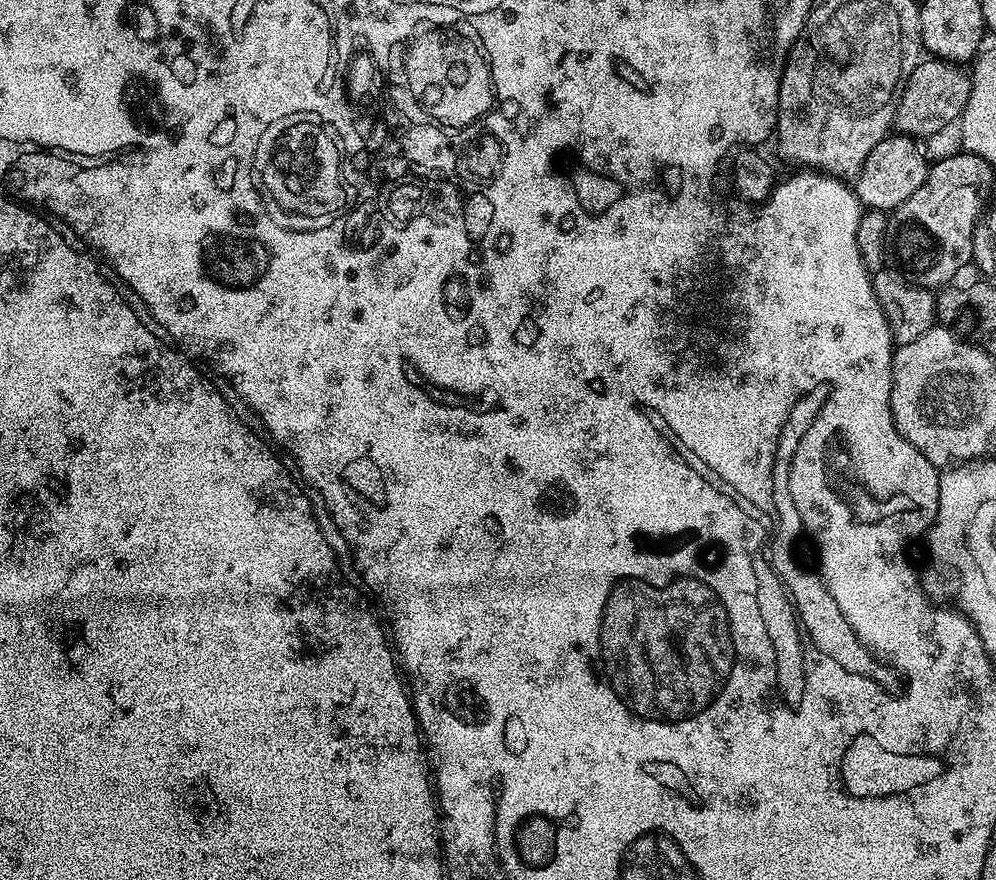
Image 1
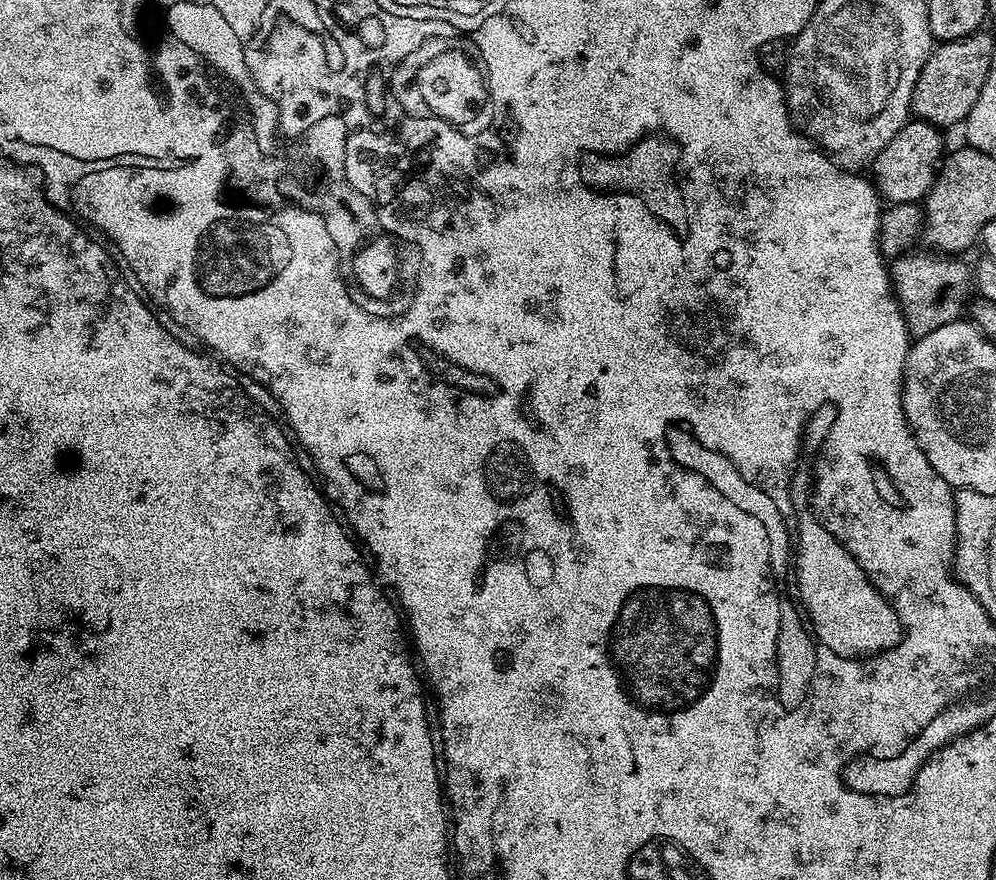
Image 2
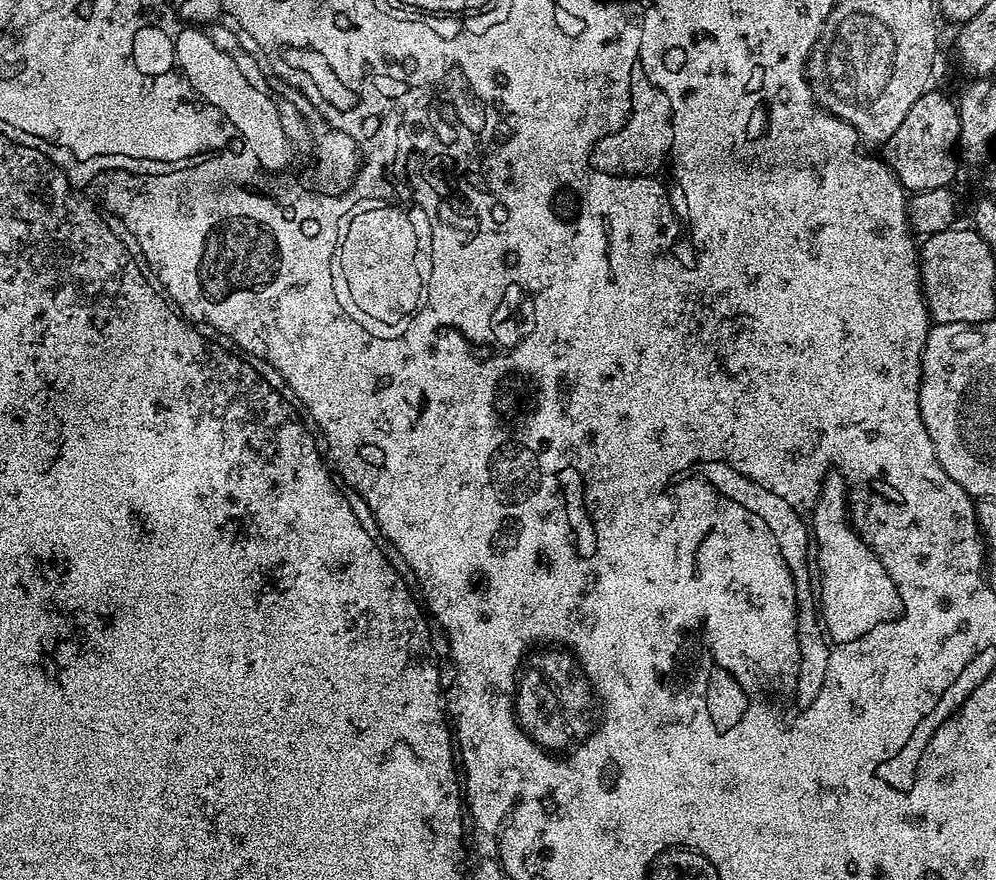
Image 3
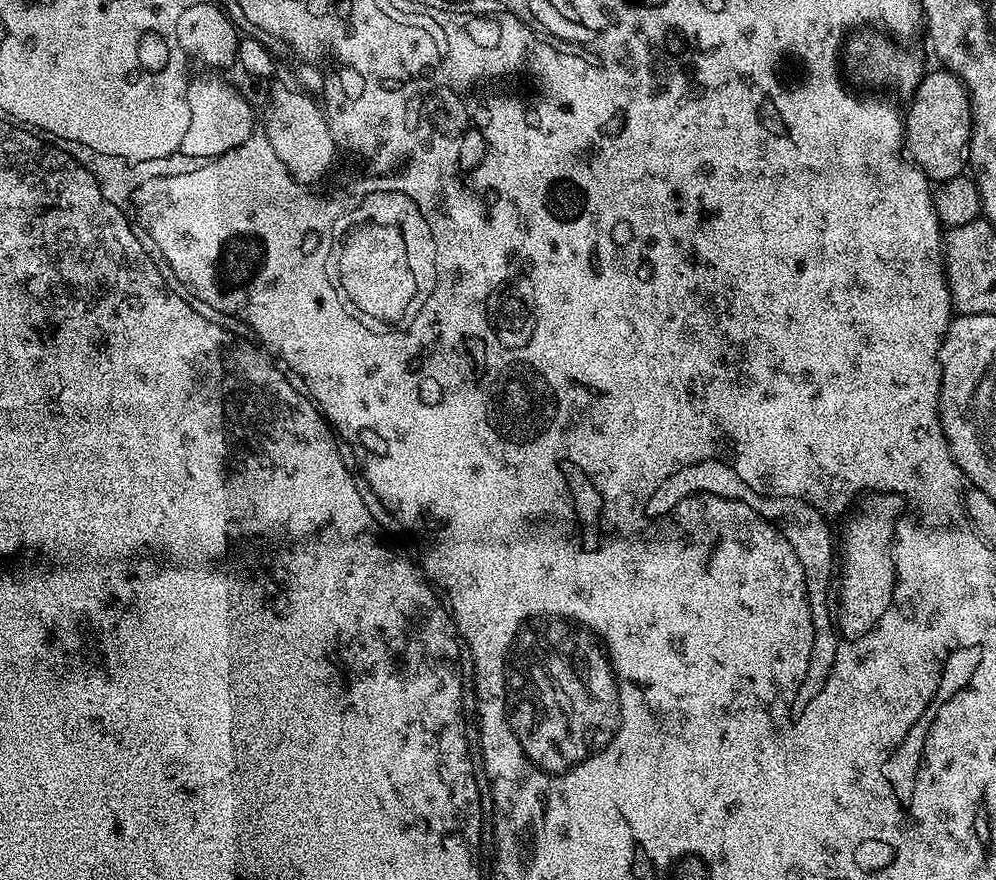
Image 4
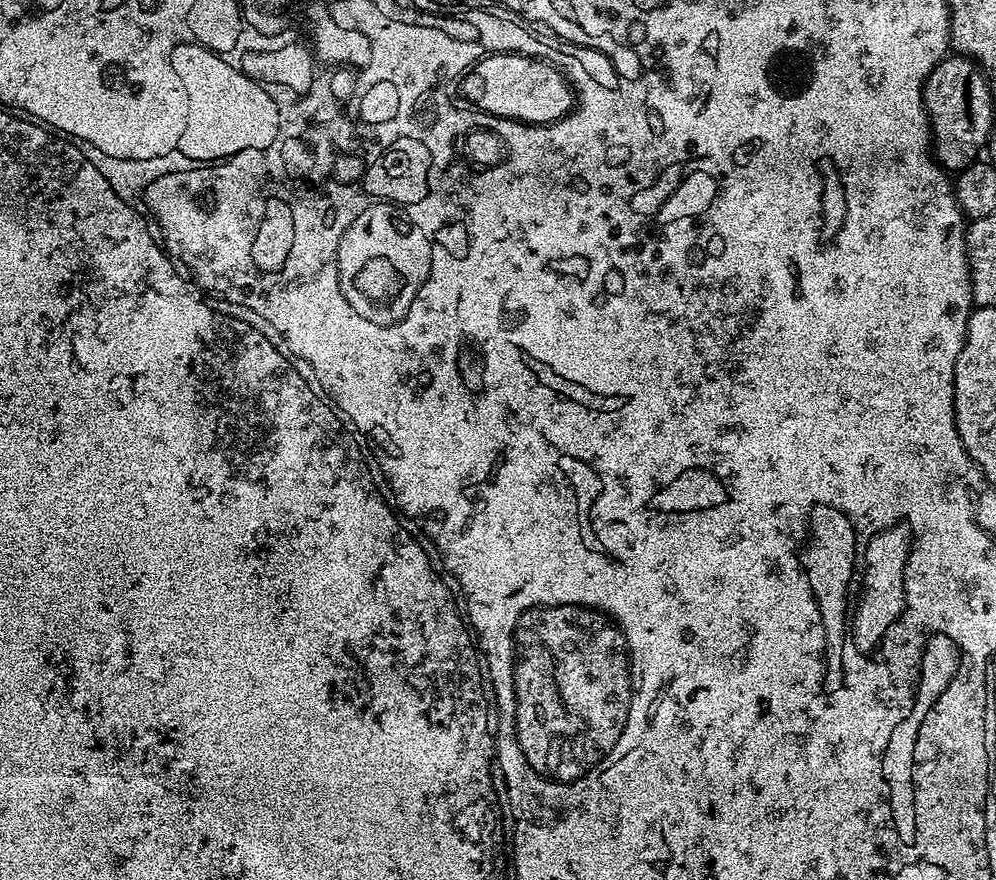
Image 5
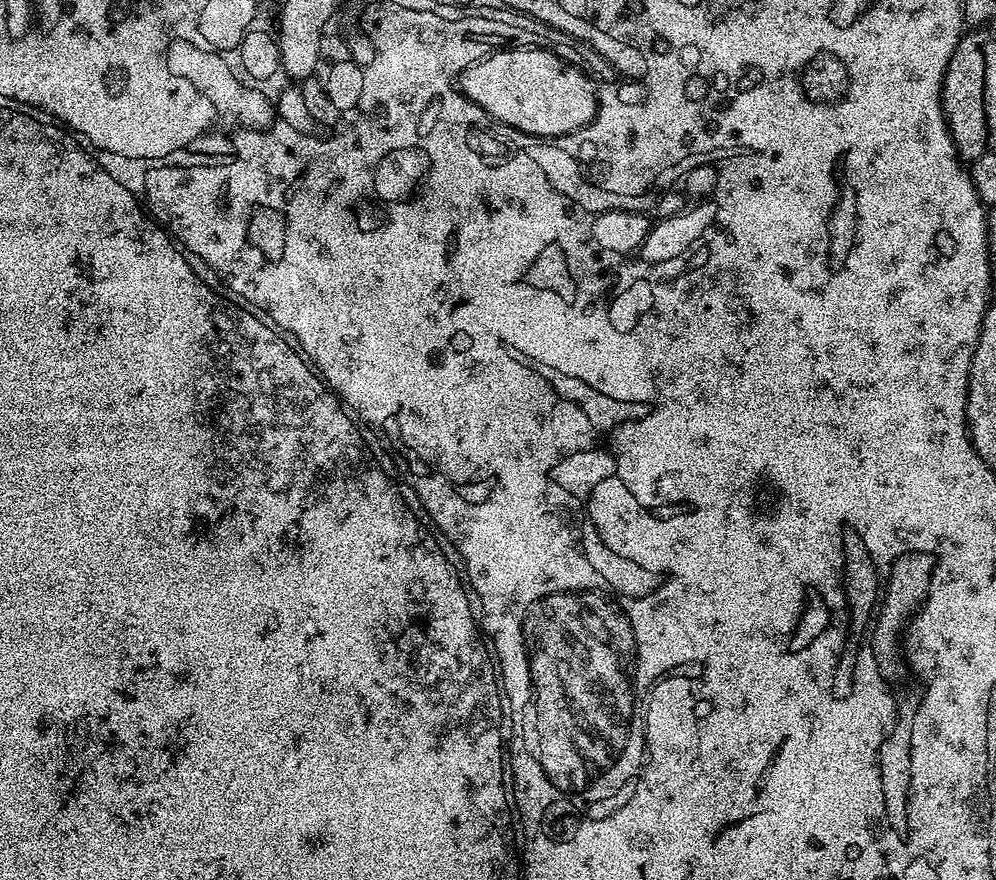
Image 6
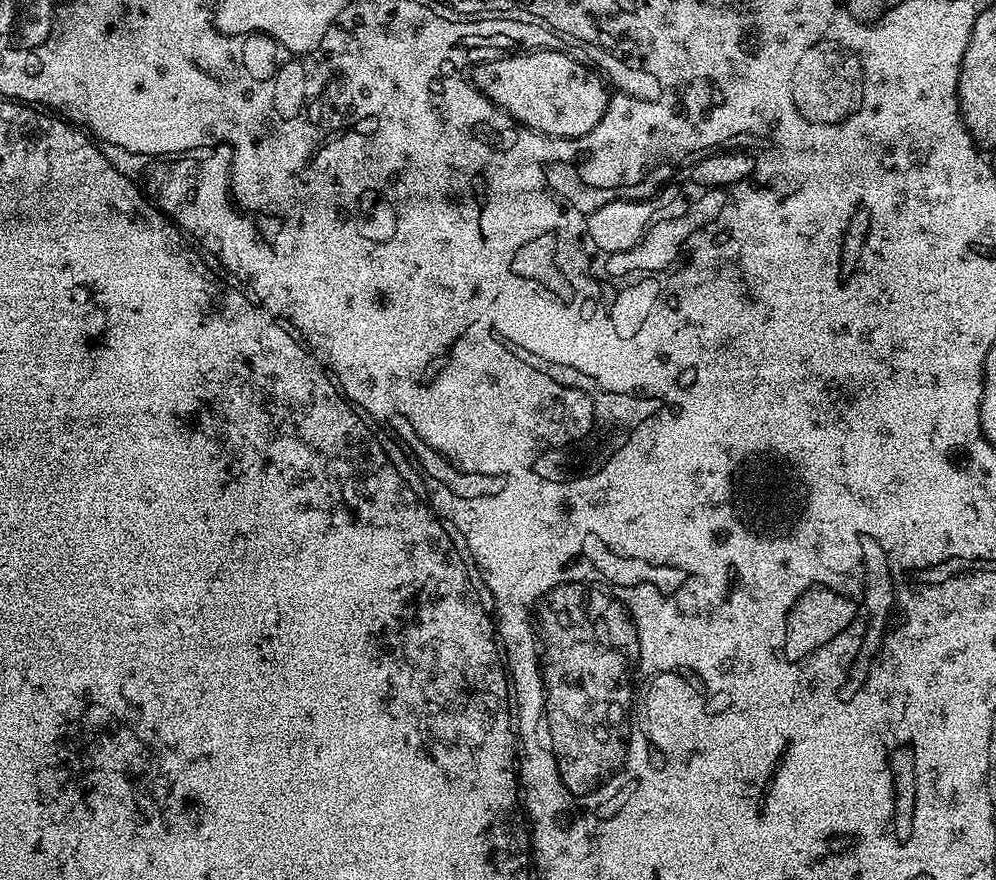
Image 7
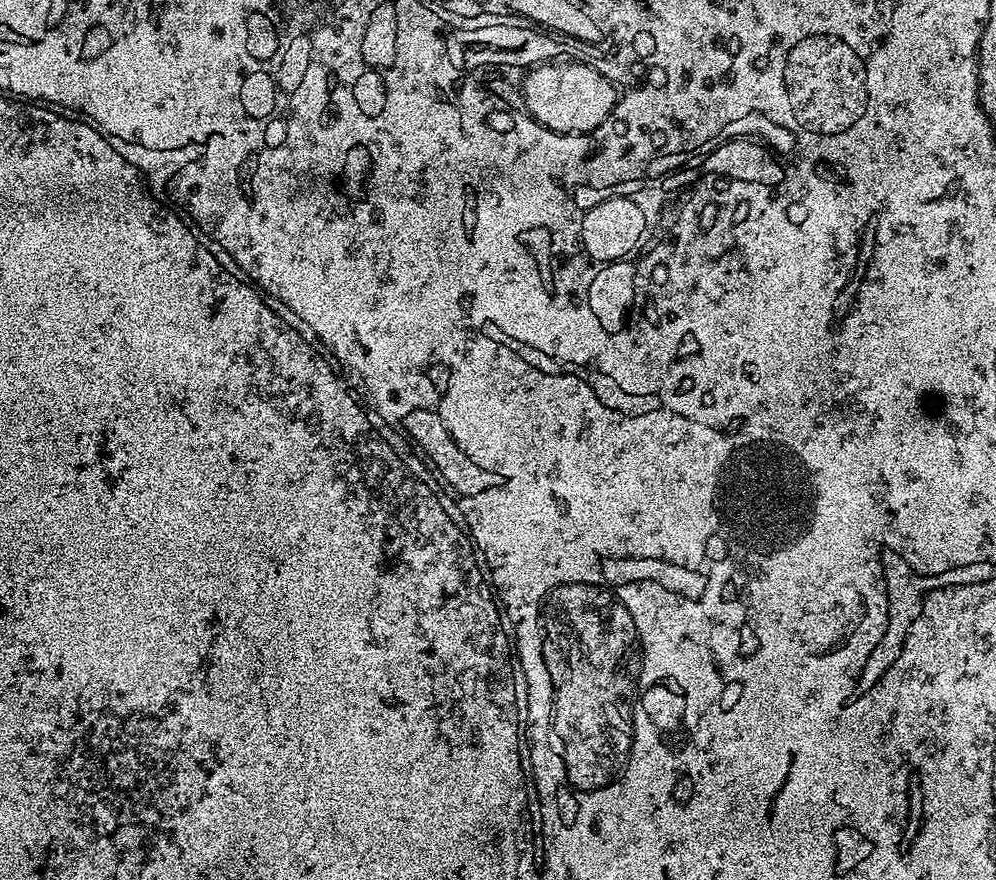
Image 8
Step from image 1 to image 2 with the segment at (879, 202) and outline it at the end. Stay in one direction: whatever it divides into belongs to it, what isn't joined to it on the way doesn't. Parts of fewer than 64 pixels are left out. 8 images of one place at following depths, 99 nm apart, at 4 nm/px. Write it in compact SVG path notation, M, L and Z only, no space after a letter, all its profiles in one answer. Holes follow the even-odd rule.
M909 119L907 124L886 142L886 150L878 154L870 172L874 177L876 191L888 204L915 204L923 201L940 173L941 163L946 155L941 129L927 120Z

